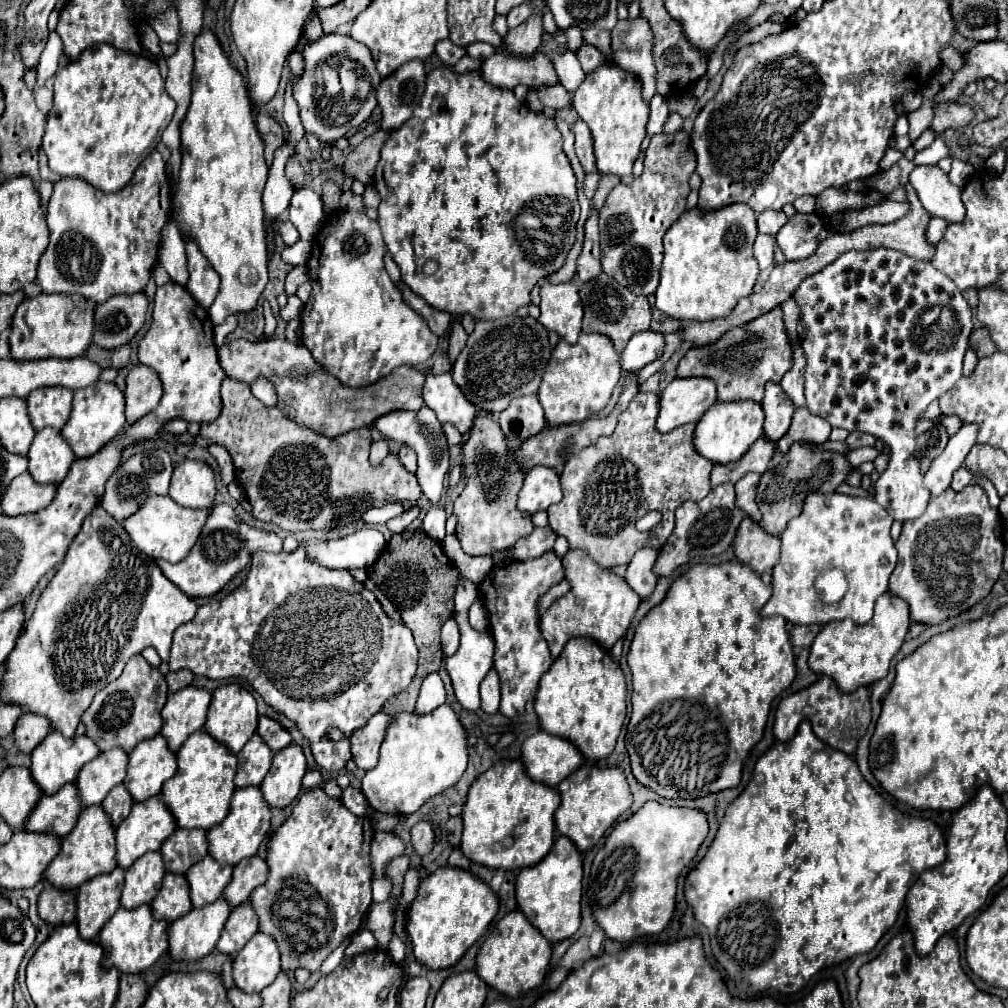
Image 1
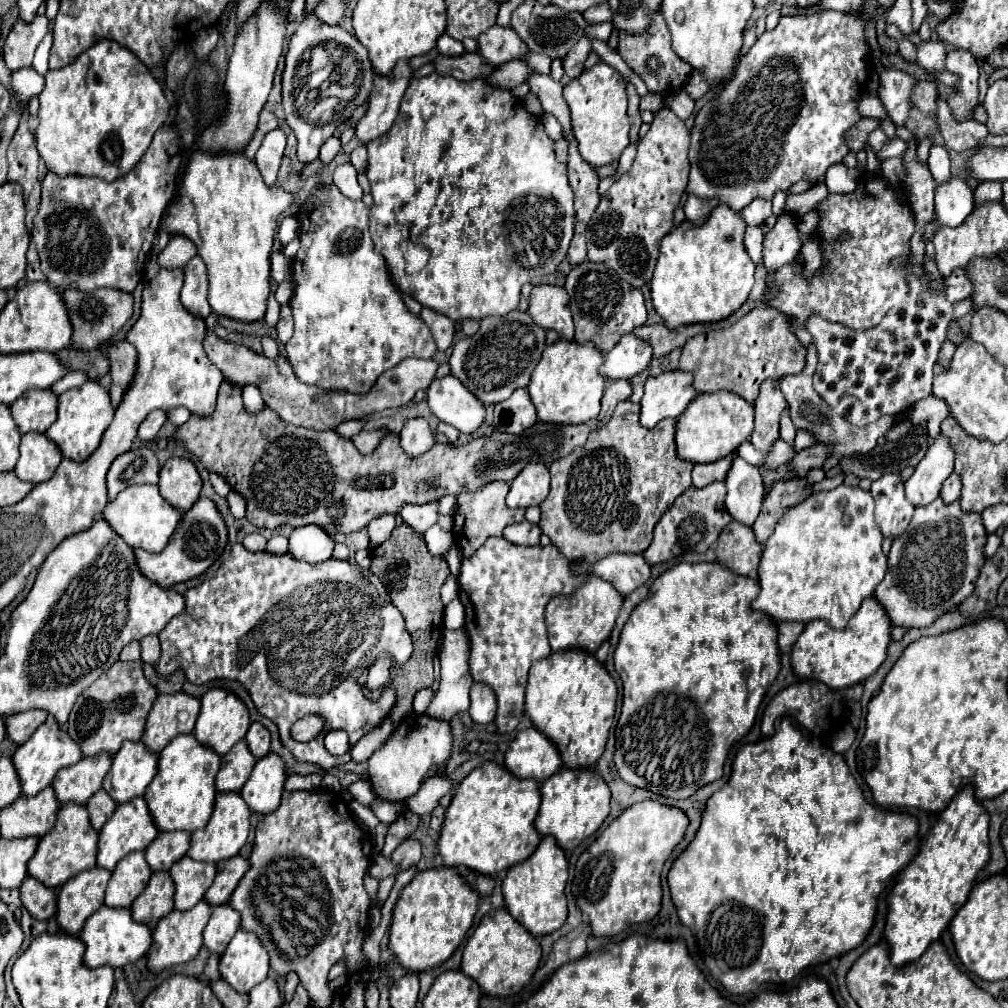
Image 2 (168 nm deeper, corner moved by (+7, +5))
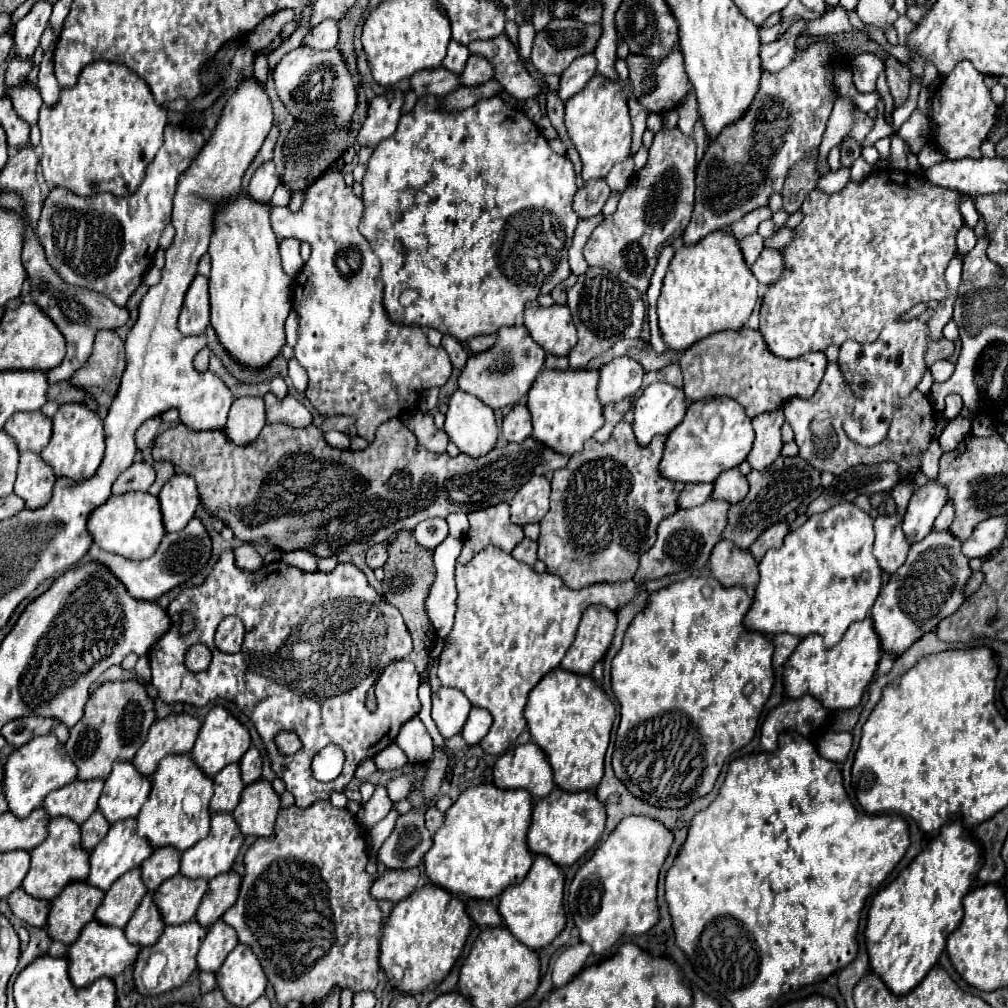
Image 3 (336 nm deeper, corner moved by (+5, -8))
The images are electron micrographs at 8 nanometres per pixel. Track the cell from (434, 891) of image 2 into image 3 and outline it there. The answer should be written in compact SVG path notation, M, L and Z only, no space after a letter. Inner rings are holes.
M425 884L395 904L387 916L379 938L379 966L399 992L419 994L449 974L465 946L469 930L471 918L465 902L441 886Z

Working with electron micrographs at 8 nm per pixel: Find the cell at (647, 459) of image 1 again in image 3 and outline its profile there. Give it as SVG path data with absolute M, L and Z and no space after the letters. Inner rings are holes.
M619 422L611 438L603 444L593 438L585 442L585 450L569 458L569 462L555 470L551 480L551 510L539 522L539 560L545 562L549 574L557 574L565 586L581 590L599 582L627 582L633 578L641 556L655 544L657 526L661 520L677 510L677 496L683 484L659 476L659 462L665 446L665 436L655 436L649 446L641 448L633 440L631 424Z

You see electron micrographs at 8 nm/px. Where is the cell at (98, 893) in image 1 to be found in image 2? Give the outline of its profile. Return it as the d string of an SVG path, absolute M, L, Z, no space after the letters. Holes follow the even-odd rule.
M93 867L69 879L57 895L57 921L69 935L79 935L87 917L93 915L105 899L111 871Z

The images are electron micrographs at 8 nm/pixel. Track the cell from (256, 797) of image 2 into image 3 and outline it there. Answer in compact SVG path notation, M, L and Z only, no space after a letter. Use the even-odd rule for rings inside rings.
M259 780L257 784L245 786L241 800L233 810L233 818L245 836L265 838L273 834L275 818L279 812L279 796L271 782Z

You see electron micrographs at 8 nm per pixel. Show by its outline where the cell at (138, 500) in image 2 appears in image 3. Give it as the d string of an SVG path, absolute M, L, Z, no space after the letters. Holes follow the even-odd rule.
M129 492L121 496L111 496L105 504L95 508L89 516L87 530L93 538L93 542L111 554L125 556L129 560L145 560L155 550L161 538L165 536L163 516L159 508L159 500L151 496L149 492Z

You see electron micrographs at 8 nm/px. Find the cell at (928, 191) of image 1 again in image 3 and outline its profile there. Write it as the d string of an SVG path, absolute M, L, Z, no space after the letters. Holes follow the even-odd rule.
M969 226L961 228L961 232L957 234L957 248L959 248L959 254L965 256L967 252L971 252L977 244L977 236L973 234L973 230Z

